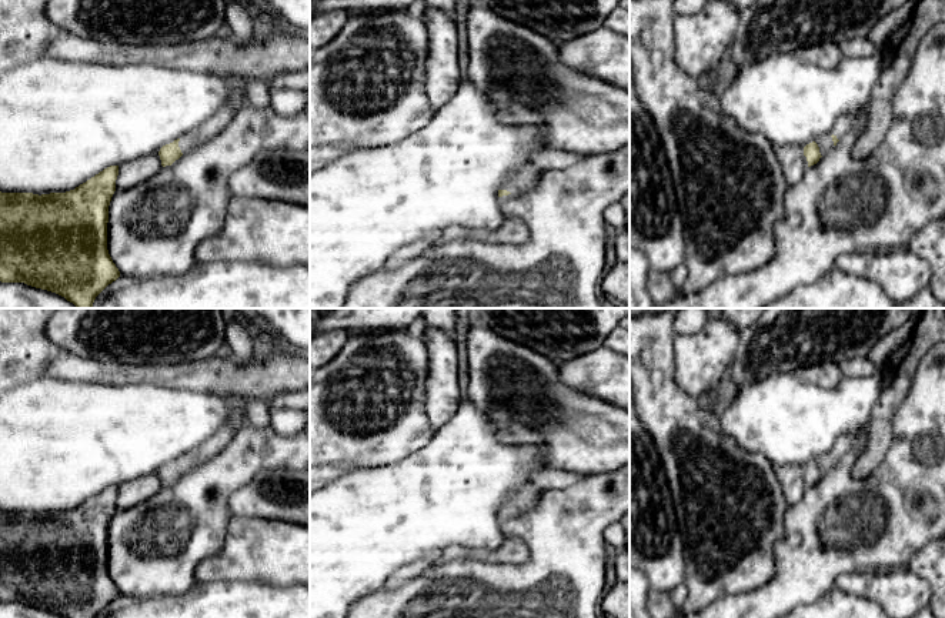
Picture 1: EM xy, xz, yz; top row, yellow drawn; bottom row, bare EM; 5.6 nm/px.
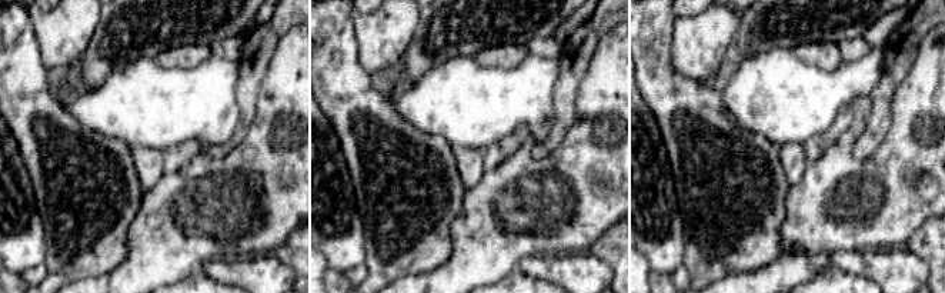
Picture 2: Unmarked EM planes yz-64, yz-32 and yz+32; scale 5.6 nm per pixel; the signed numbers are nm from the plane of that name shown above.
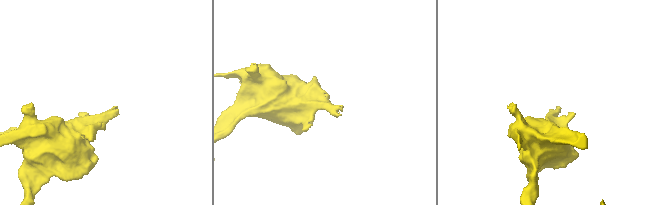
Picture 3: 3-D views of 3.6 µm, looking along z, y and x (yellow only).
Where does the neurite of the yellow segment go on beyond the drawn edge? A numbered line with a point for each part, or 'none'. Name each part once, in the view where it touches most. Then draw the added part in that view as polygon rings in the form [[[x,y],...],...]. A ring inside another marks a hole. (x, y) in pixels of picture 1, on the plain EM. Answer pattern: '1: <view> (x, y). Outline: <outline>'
1: xz (523, 500). Outline: [[[527,484],[520,490],[514,491],[511,497],[501,505],[500,510],[507,510],[510,514],[498,517],[500,522],[505,522],[520,515],[525,514],[527,511],[532,510],[538,502],[541,495],[541,490],[538,490],[534,484]]]

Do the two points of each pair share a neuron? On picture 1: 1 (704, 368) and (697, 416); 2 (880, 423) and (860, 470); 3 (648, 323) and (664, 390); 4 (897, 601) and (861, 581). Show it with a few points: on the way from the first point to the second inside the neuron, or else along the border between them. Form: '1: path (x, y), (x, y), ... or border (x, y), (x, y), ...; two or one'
1: border (674, 380), (690, 396), (707, 401); two
2: path (880, 434), (877, 447), (870, 458); one
3: path (648, 340), (648, 364), (653, 373); one
4: path (888, 593), (882, 587), (870, 585); one

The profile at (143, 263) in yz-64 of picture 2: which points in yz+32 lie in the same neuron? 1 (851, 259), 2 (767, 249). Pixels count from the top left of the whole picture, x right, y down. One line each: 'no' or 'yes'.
1: no
2: no

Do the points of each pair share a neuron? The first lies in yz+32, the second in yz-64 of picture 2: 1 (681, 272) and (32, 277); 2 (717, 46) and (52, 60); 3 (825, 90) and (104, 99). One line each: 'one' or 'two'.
1: one
2: one
3: one

